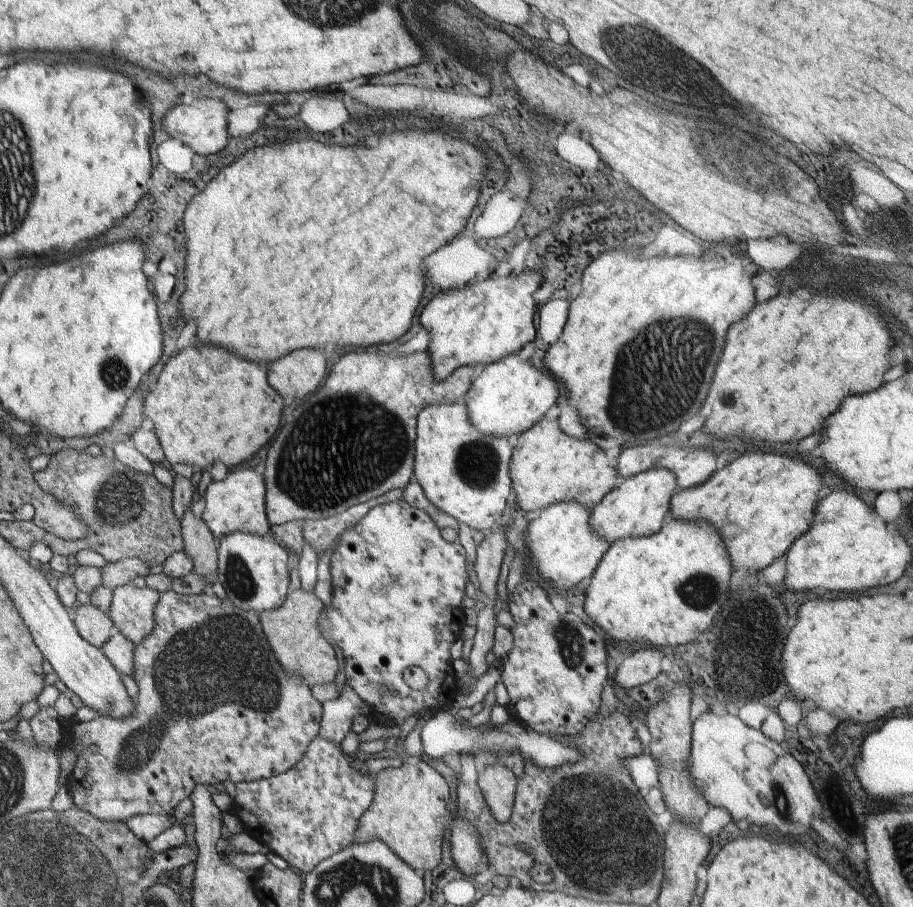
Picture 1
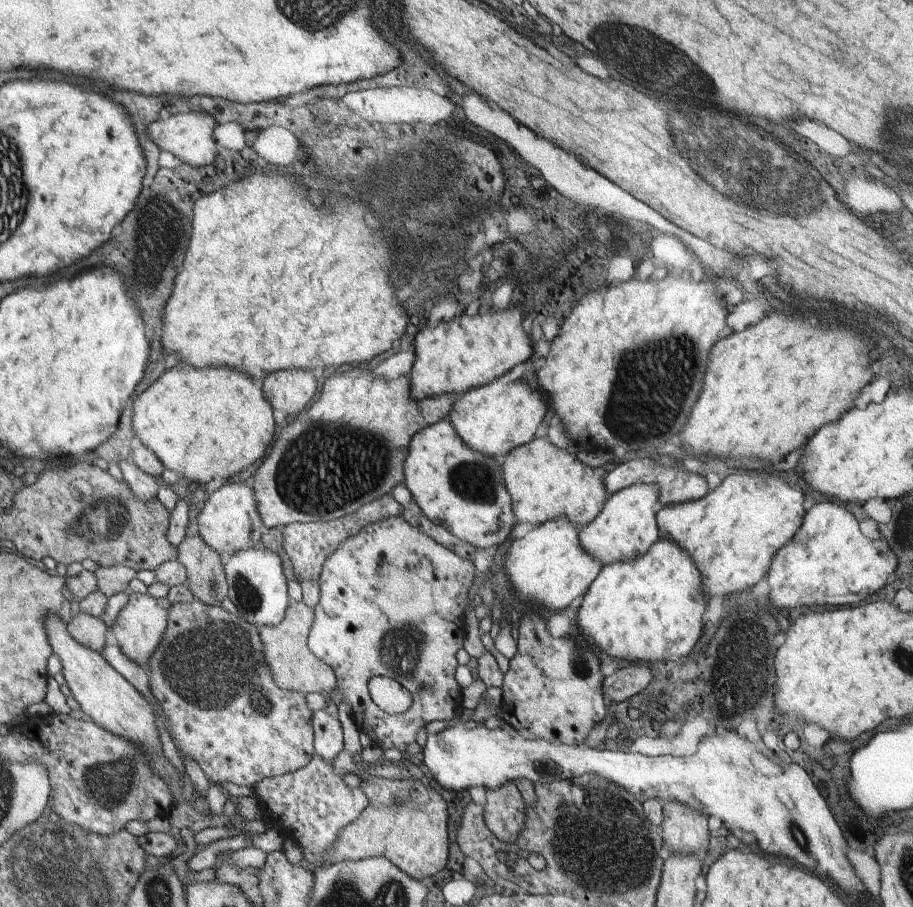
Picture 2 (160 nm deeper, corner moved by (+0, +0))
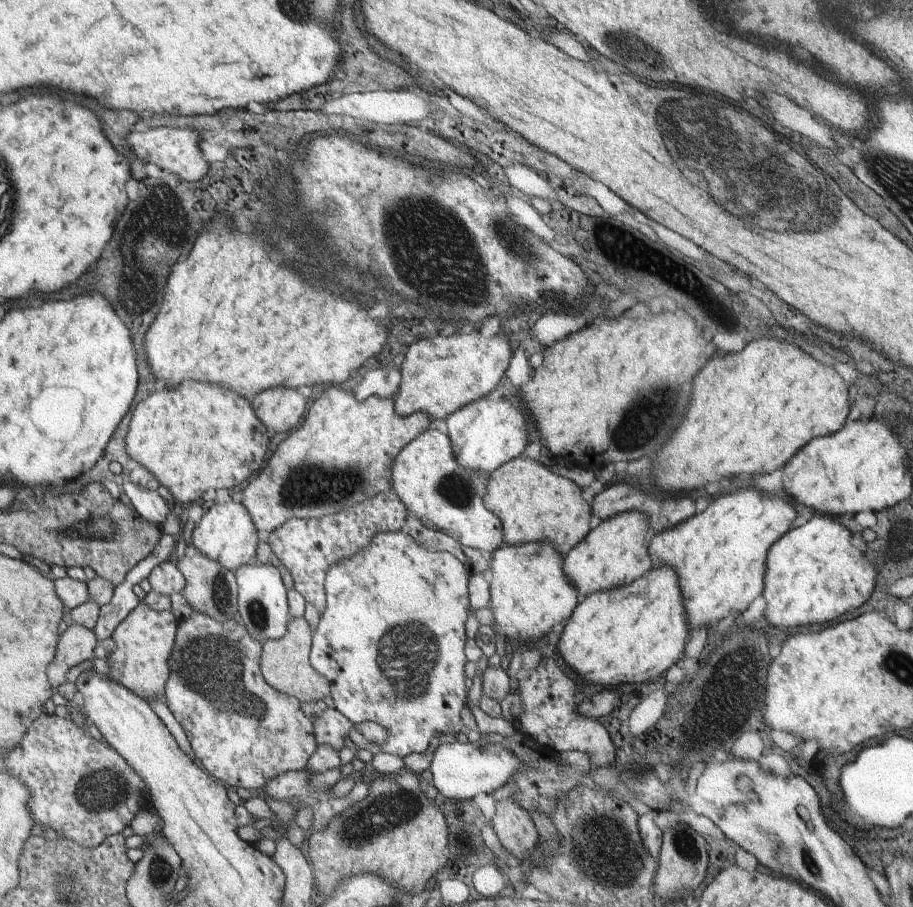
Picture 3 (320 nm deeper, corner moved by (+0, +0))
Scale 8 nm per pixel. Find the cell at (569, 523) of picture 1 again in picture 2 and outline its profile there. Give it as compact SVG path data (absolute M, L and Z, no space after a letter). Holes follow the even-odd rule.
M565 517L535 526L521 540L512 541L503 556L503 571L511 591L522 601L535 600L548 610L562 610L585 595L602 565L579 543L579 530Z

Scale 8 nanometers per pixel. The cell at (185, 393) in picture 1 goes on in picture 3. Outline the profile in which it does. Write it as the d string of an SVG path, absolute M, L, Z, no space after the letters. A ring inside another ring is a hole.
M181 382L178 388L174 390L160 390L155 391L148 398L141 401L134 412L132 412L132 418L130 420L128 432L125 438L126 452L130 458L131 464L138 463L141 467L147 468L155 477L159 480L159 484L165 486L172 494L173 505L177 508L181 504L189 504L192 506L195 500L200 497L212 497L213 492L220 490L220 488L234 488L238 486L244 480L248 480L254 472L259 472L268 461L266 456L268 446L270 443L270 437L266 433L265 424L257 417L257 414L252 408L251 401L242 396L238 396L236 392L232 390L226 390L226 388L220 388L220 386L212 386L212 384L200 384L200 382Z

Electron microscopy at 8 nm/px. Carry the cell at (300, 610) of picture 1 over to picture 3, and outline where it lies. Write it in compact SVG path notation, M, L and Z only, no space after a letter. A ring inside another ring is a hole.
M303 617L290 618L287 633L281 639L266 641L259 662L264 680L278 692L297 698L301 704L316 703L331 694L329 680L318 674L310 664L309 656L313 632Z

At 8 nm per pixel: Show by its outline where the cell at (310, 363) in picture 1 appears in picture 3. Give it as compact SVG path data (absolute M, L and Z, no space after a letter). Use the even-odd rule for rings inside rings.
M272 387L258 393L251 405L268 430L274 430L275 434L286 434L304 418L306 402L297 389Z

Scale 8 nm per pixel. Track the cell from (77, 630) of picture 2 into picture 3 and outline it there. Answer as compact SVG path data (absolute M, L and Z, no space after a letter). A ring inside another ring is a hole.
M76 623L62 633L62 642L58 644L57 659L48 666L48 679L57 689L68 682L66 676L70 668L85 660L94 659L94 648L98 644L94 630Z

